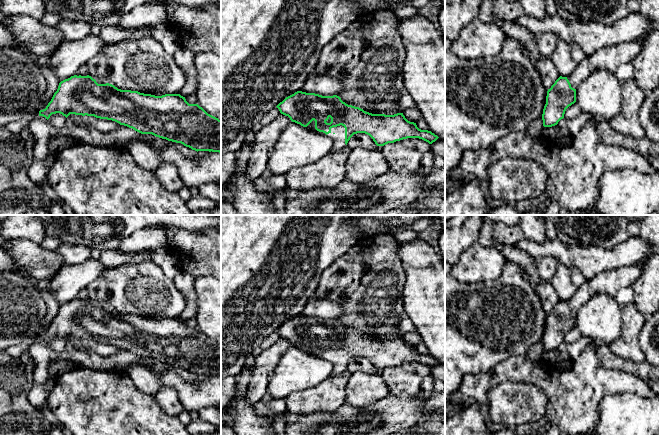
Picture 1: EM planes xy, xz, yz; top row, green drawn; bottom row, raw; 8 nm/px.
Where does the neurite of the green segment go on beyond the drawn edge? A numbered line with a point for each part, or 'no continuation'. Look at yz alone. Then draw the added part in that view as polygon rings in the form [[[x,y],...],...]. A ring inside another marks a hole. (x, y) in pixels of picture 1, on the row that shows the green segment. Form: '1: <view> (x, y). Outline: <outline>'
1: yz (608, 58). Outline: [[[636,41],[598,49],[577,63],[576,69],[569,76],[571,87],[577,89],[596,70],[604,69],[615,73],[619,66],[631,63],[641,51],[642,44]]]

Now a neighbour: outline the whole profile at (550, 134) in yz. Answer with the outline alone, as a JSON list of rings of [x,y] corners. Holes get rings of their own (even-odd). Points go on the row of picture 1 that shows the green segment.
[[[557,125],[552,127],[543,127],[542,138],[550,142],[557,142],[559,141],[558,131],[559,131],[559,128]]]

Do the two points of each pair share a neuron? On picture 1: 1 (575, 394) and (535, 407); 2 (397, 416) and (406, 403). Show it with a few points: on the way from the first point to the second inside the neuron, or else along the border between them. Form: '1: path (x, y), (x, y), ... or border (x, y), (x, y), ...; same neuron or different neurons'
1: border (533, 384), (547, 399), (546, 413), (539, 420); different neurons
2: path (399, 413), (406, 406); same neuron

